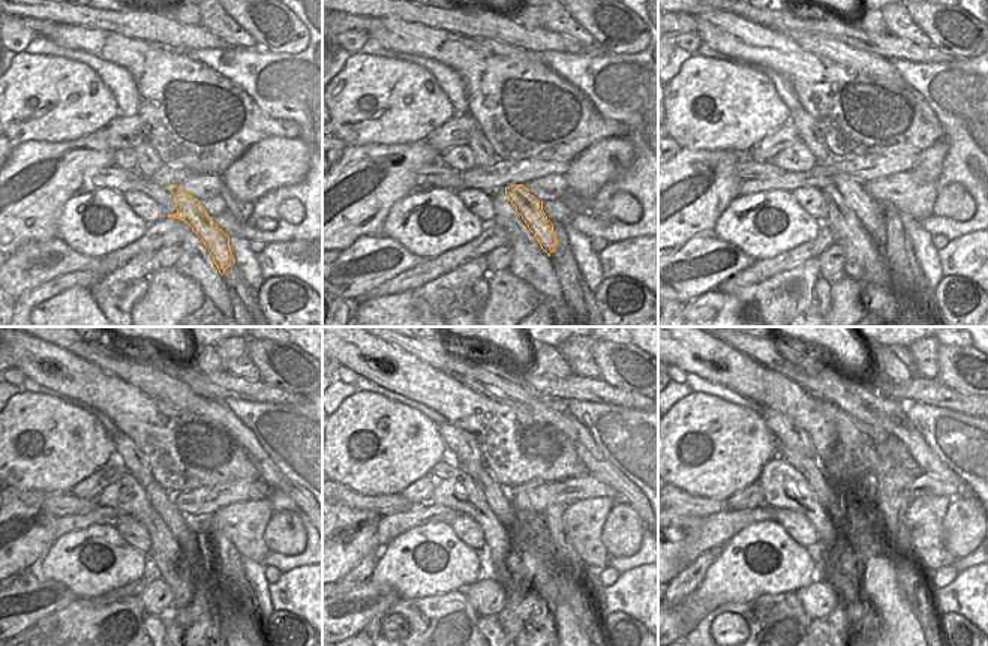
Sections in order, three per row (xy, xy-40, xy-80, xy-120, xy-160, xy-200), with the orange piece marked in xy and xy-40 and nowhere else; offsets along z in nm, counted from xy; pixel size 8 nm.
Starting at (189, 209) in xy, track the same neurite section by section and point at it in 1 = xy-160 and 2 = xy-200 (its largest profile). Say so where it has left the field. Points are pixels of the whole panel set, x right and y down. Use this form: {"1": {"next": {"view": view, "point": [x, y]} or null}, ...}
{"1": {"next": {"view": "xy-160", "point": [495, 495]}}, "2": {"next": {"view": "xy-200", "point": [831, 496]}}}

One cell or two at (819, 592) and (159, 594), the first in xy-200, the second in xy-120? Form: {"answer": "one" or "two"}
{"answer": "one"}

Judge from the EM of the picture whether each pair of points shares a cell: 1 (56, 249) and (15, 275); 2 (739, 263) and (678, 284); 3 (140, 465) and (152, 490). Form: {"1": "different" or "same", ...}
{"1": "same", "2": "same", "3": "different"}

